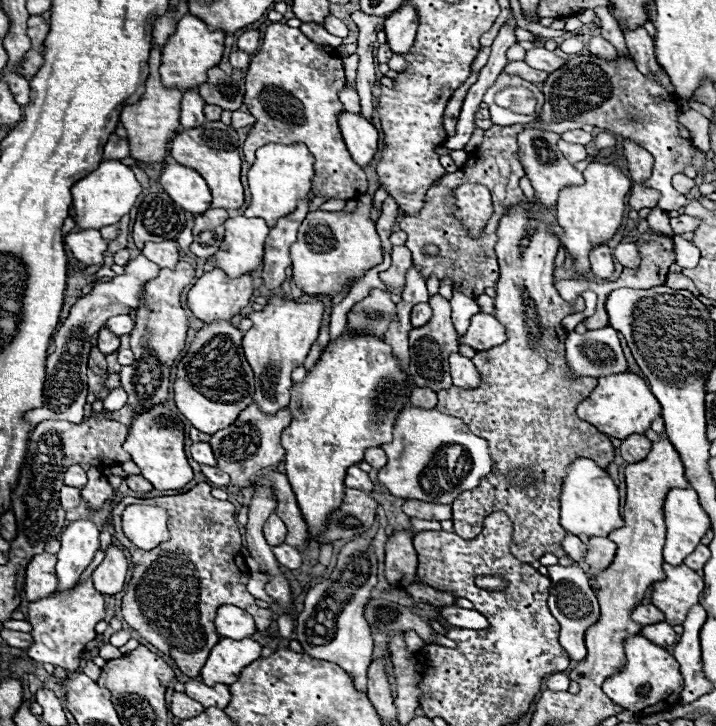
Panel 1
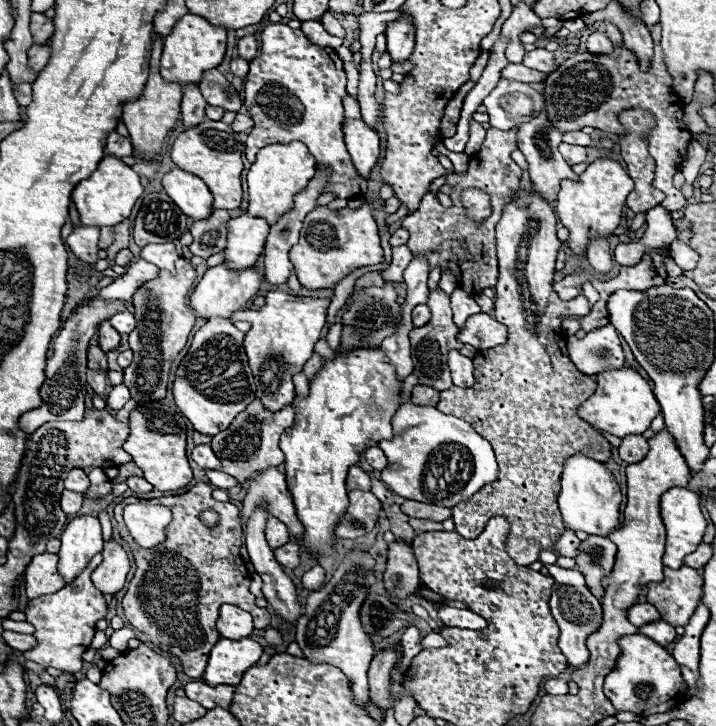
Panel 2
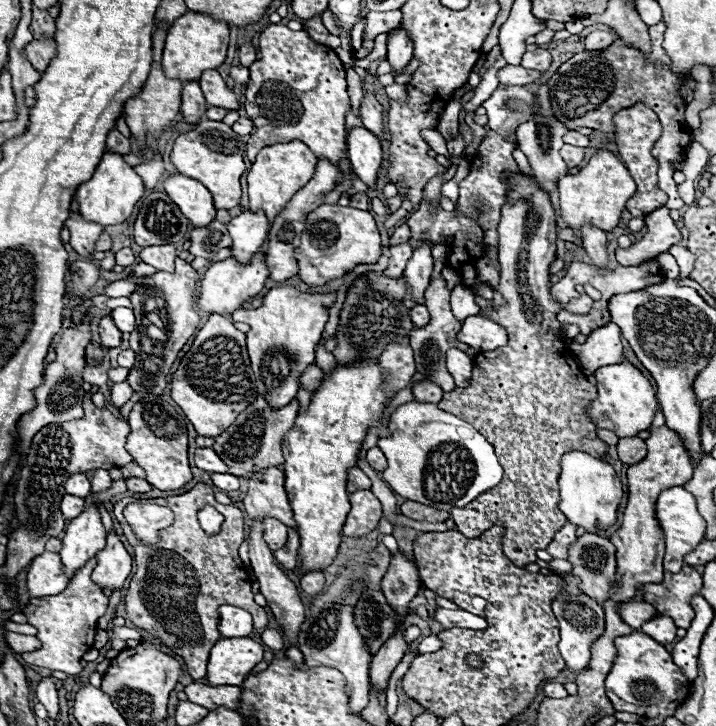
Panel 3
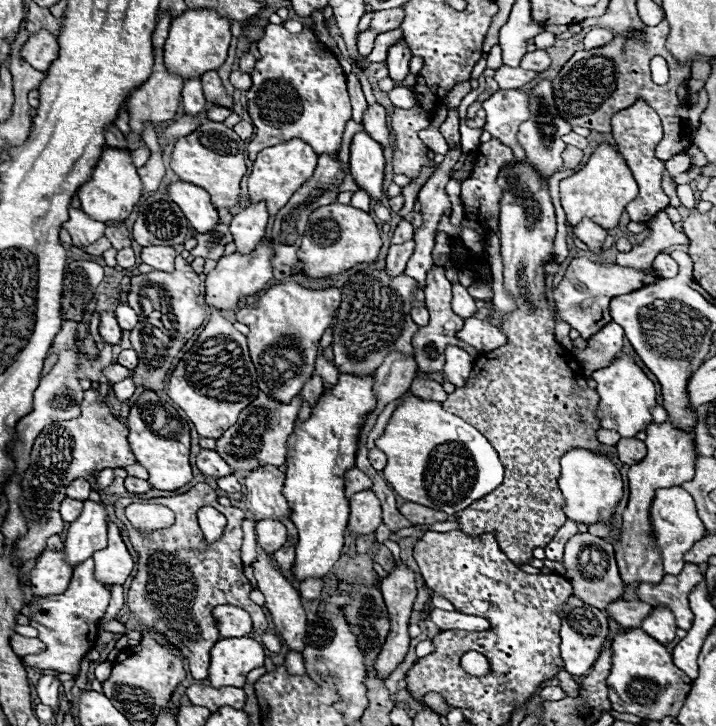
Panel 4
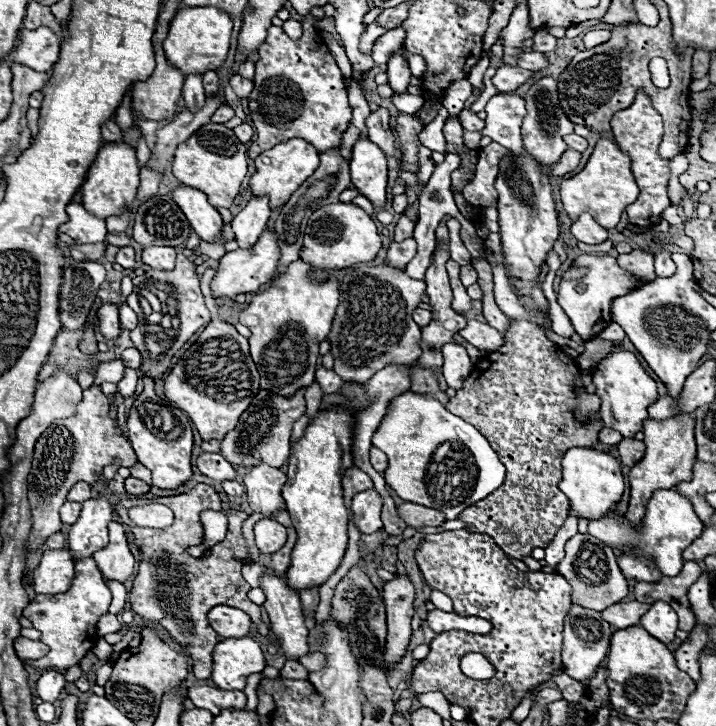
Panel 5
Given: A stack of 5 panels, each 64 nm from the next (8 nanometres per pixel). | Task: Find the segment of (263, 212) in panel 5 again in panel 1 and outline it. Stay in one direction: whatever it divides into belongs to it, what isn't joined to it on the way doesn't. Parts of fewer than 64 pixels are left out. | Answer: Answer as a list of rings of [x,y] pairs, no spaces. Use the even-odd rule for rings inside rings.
[[[228,218],[226,220],[224,246],[216,252],[214,266],[224,270],[228,276],[244,276],[244,272],[254,272],[262,264],[264,240],[270,232],[262,218]]]

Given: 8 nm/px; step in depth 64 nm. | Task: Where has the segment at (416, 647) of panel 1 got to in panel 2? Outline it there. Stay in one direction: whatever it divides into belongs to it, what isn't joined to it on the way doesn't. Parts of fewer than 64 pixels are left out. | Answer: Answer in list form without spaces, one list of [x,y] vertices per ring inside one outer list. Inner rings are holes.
[[[415,626],[408,627],[401,637],[401,645],[403,649],[402,664],[398,670],[397,667],[395,667],[391,671],[392,681],[397,681],[397,677],[408,670],[414,656],[416,656],[422,650],[419,629]]]

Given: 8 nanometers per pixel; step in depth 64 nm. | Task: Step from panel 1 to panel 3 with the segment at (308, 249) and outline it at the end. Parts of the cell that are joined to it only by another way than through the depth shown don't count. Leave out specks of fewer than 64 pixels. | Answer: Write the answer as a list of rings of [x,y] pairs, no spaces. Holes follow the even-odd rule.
[[[322,204],[308,214],[302,242],[294,250],[298,276],[308,286],[324,286],[330,280],[338,280],[358,264],[376,264],[380,254],[380,234],[374,216],[368,210],[358,210],[350,206],[342,208],[334,204]]]

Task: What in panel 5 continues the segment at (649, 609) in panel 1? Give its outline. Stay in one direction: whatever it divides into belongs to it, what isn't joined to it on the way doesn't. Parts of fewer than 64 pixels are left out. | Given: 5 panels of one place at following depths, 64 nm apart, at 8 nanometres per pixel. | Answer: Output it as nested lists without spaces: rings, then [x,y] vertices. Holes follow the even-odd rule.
[[[620,602],[620,604],[612,604],[612,608],[606,608],[602,612],[602,618],[612,624],[618,630],[630,628],[640,624],[640,618],[648,612],[648,604],[640,604],[640,602]]]

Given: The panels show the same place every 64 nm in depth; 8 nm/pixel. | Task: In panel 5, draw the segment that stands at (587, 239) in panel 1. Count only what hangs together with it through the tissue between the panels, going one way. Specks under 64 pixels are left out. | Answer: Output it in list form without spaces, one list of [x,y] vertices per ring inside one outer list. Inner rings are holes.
[[[598,140],[588,164],[576,176],[562,180],[560,184],[560,198],[564,210],[568,212],[570,220],[574,222],[580,212],[588,212],[600,226],[616,228],[624,208],[638,198],[638,186],[634,182],[630,170],[630,158],[620,152],[620,148],[610,140]]]

